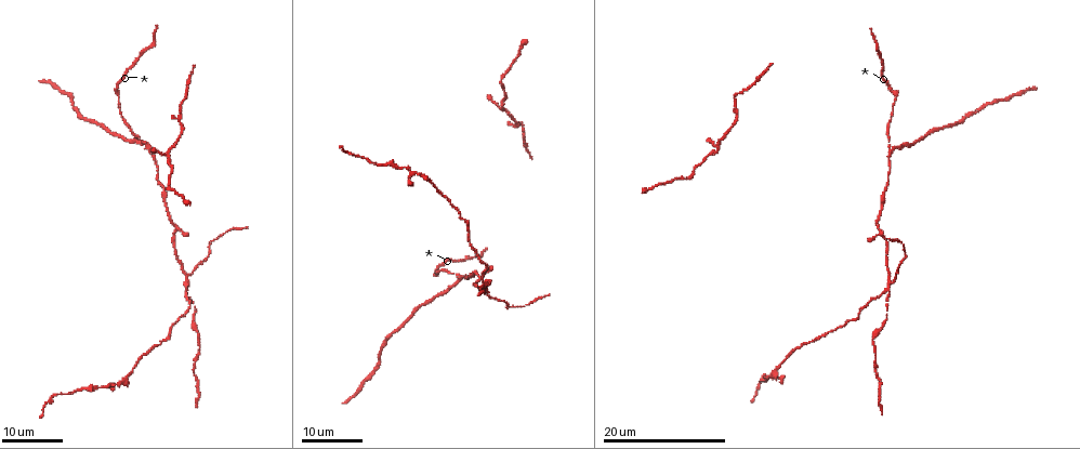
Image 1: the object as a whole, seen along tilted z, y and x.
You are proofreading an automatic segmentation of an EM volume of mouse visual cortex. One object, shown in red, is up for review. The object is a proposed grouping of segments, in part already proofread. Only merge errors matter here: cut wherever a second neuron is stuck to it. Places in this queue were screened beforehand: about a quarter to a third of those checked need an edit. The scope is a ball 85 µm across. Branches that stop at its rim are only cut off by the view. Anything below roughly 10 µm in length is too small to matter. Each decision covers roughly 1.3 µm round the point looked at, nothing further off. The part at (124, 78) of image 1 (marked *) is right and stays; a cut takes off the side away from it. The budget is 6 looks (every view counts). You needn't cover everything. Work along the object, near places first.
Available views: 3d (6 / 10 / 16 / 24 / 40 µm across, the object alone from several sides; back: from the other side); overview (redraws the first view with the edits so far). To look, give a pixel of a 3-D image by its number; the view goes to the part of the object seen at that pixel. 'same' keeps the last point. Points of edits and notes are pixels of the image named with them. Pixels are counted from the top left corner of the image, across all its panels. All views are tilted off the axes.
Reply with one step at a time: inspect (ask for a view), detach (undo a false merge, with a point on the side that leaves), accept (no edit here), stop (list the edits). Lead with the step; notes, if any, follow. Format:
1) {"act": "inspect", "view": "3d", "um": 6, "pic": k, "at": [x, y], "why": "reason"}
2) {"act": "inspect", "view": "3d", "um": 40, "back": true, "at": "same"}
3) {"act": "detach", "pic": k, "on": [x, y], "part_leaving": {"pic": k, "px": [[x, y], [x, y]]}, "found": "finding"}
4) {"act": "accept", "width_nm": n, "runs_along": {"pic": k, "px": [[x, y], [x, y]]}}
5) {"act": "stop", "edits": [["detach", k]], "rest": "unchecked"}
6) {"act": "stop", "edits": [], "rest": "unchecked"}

{"act": "inspect", "view": "3d", "um": 24, "pic": 1, "at": [150, 144], "why": "three-way junction"}

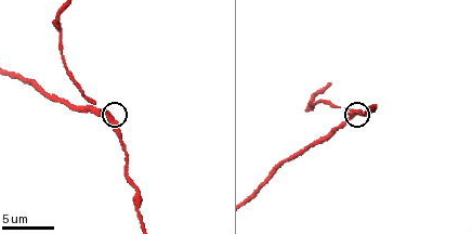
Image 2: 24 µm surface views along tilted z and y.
{"act": "inspect", "view": "3d", "um": 10, "pic": 2, "at": [351, 114]}

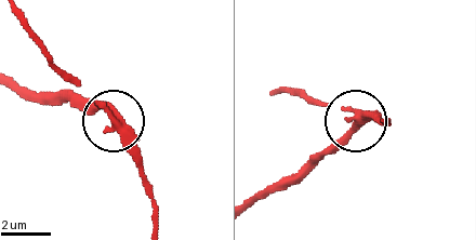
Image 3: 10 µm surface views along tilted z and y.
{"act": "detach", "pic": 3, "on": [347, 137], "arms": 3, "part_leaving": {"pic": 3, "px": [[366, 121], [290, 176], [253, 195]]}, "found": "a second neuron is stuck on"}

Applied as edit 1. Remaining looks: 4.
{"act": "inspect", "view": "3d", "um": 24, "pic": 1, "at": [180, 108], "why": "sudden change in width"}

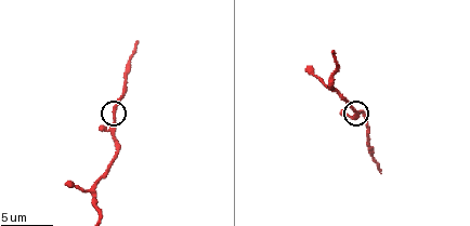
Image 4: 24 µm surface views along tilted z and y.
{"act": "inspect", "view": "3d", "um": 6, "pic": 4, "at": [116, 114], "why": "zoom in"}

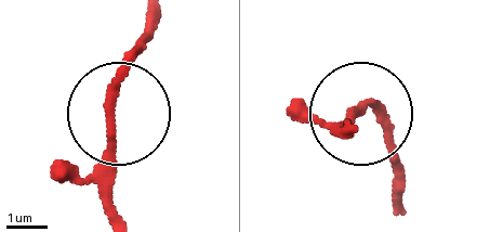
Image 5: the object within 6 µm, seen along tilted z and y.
{"act": "accept", "found": "one neuron here"}

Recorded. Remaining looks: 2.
{"act": "stop", "edits": [["detach", 3]], "rest": "unchecked"}

